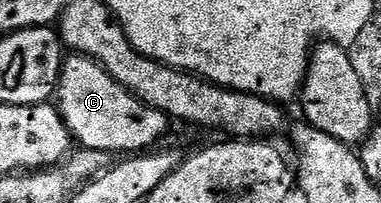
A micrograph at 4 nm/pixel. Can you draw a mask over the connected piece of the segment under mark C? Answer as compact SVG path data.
M72 53L63 60L58 84L58 106L73 140L89 151L140 153L156 145L151 143L158 142L170 126L167 115L163 115L157 107L143 103L137 95L132 95L89 55Z

